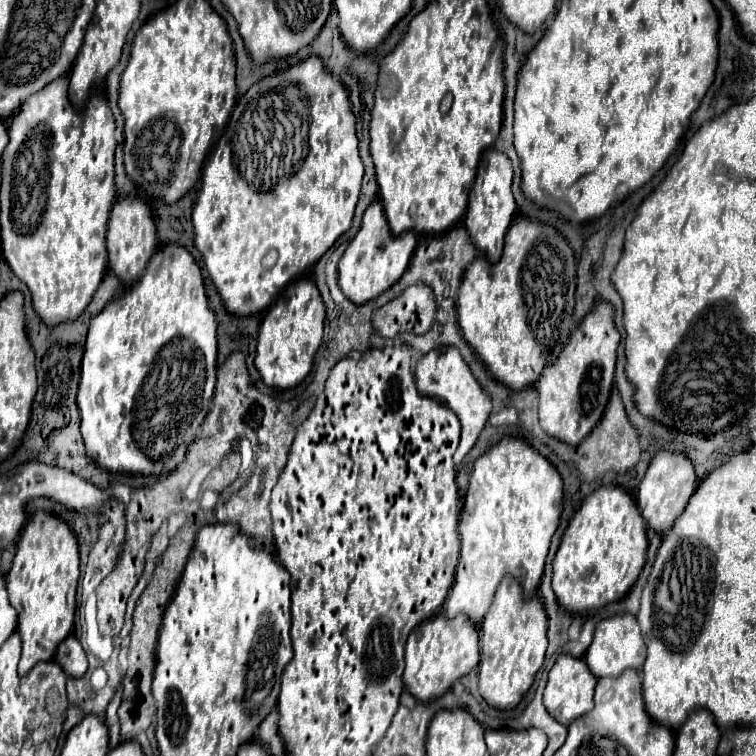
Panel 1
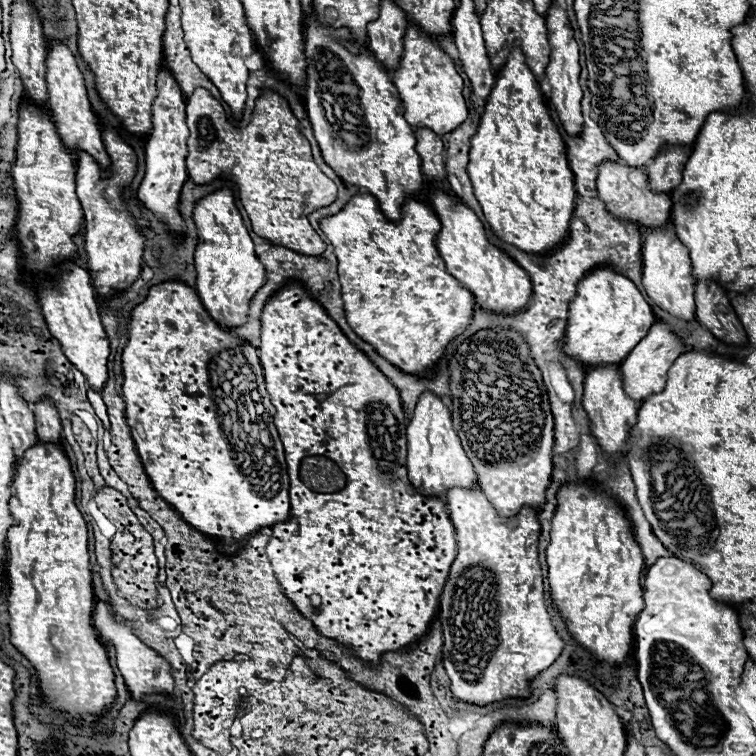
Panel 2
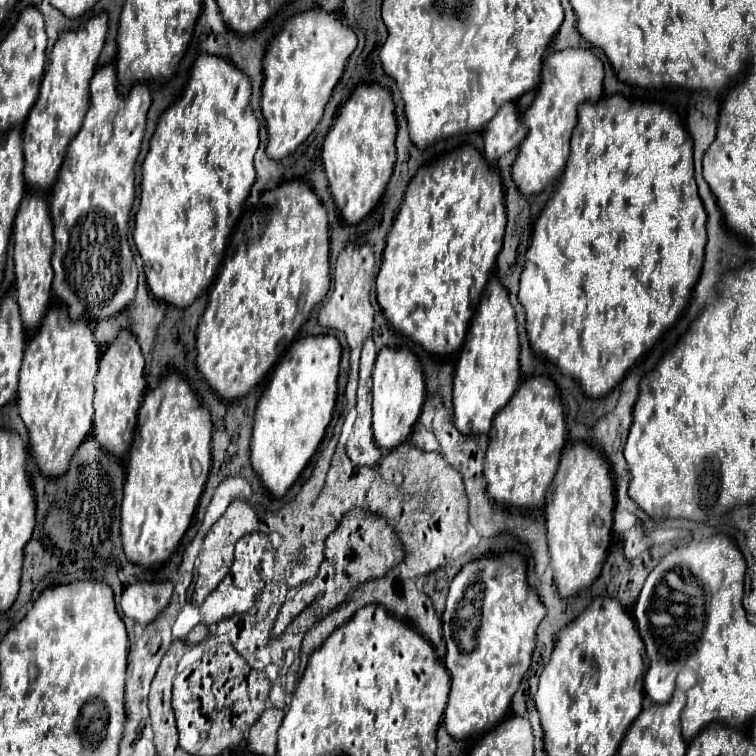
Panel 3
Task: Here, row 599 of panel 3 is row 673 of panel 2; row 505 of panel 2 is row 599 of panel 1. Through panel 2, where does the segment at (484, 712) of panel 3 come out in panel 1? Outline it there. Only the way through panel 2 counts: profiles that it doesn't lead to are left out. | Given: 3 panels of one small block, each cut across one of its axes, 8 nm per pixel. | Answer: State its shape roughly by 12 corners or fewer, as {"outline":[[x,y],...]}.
{"outline":[[522,438],[474,462],[444,614],[534,594],[562,478]]}

